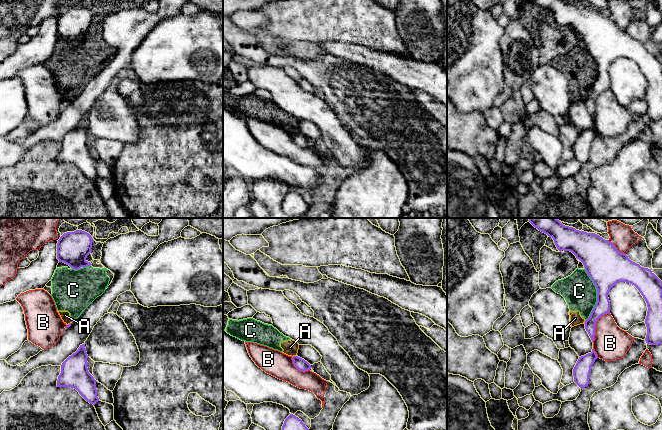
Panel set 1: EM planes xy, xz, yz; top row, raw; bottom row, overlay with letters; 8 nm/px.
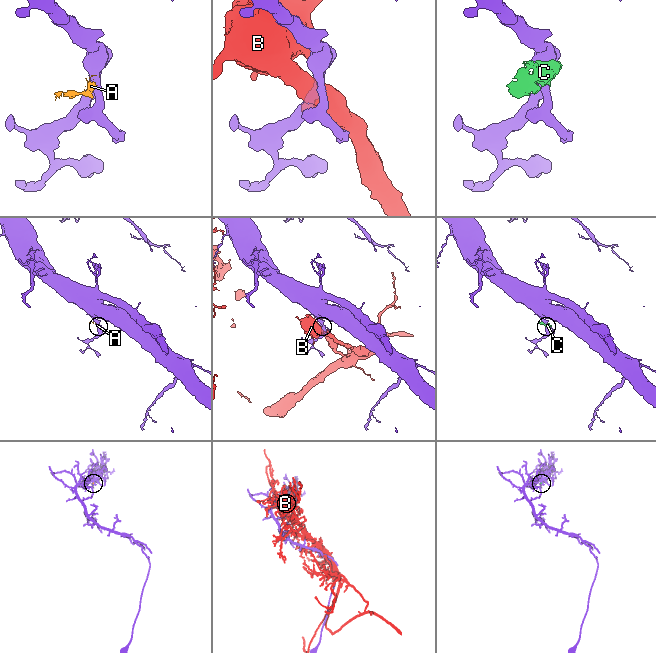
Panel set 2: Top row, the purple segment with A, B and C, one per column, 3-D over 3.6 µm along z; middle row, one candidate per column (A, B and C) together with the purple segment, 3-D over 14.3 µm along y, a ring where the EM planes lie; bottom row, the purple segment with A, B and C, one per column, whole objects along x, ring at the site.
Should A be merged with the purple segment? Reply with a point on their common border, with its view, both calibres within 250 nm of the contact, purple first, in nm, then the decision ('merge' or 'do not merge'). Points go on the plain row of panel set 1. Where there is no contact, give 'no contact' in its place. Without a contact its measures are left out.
xz (293, 132) | 90/120 nm | do not merge

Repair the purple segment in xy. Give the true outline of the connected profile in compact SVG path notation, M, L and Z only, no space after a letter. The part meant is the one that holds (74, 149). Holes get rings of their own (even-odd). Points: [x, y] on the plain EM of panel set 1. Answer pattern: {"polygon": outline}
{"polygon": "M82 120L62 139L57 163L74 164L87 178L95 181L99 177L96 156L88 147L87 134L85 120Z"}

